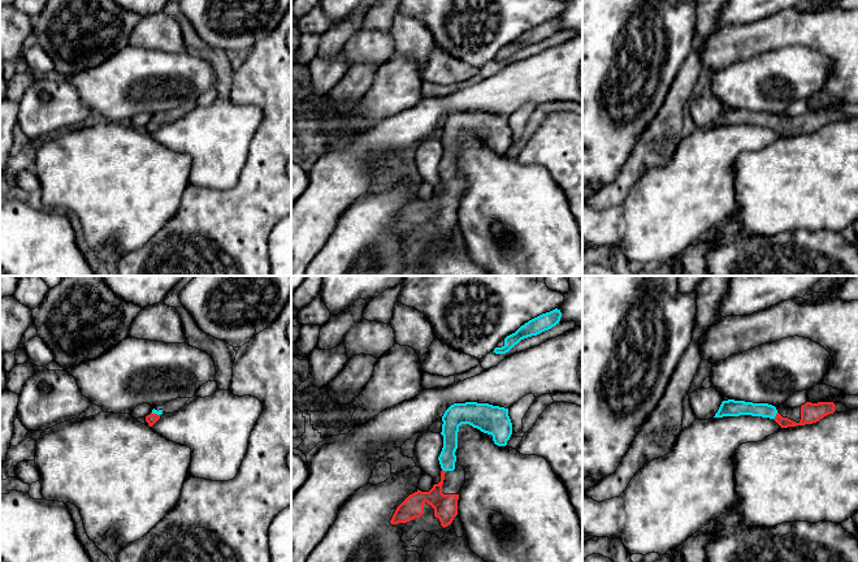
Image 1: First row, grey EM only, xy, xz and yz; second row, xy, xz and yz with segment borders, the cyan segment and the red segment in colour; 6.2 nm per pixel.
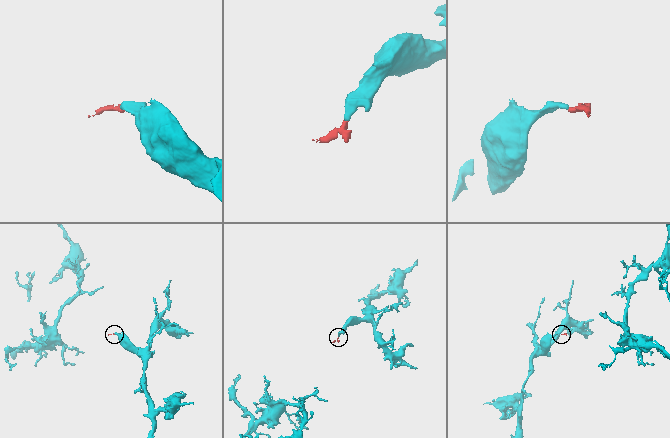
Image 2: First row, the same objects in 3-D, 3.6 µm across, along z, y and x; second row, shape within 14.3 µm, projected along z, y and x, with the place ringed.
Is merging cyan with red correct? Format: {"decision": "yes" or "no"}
{"decision": "yes"}

